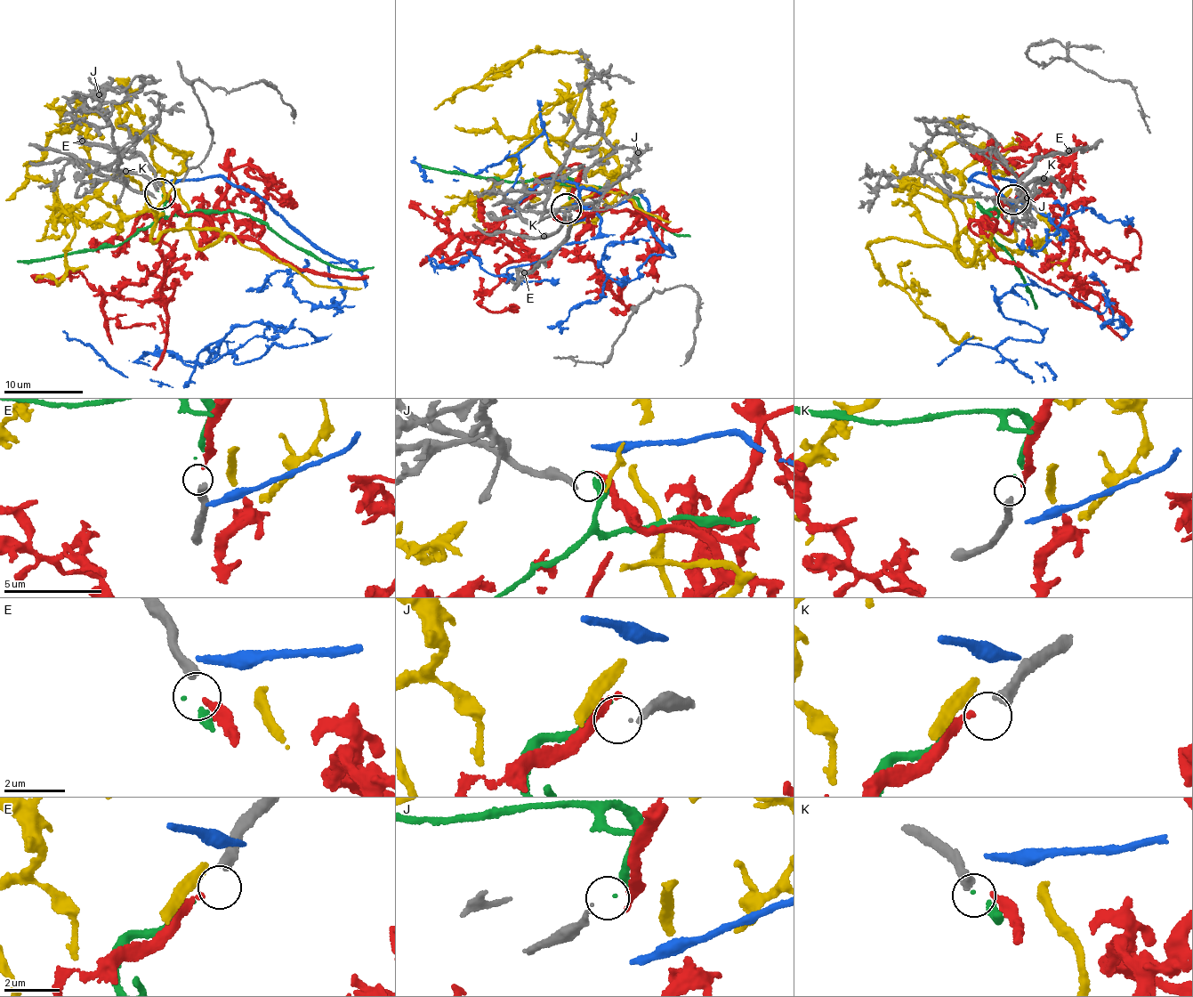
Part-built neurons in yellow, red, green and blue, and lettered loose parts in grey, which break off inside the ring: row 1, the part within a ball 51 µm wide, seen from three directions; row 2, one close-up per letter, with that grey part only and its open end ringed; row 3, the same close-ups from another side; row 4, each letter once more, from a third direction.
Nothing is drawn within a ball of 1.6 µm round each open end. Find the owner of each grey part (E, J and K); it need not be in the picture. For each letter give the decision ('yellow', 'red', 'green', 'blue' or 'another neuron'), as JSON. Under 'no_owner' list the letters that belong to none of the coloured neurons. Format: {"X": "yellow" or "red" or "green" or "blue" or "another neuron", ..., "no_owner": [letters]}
{"E": "red", "J": "another neuron", "K": "green", "no_owner": ["J"]}

